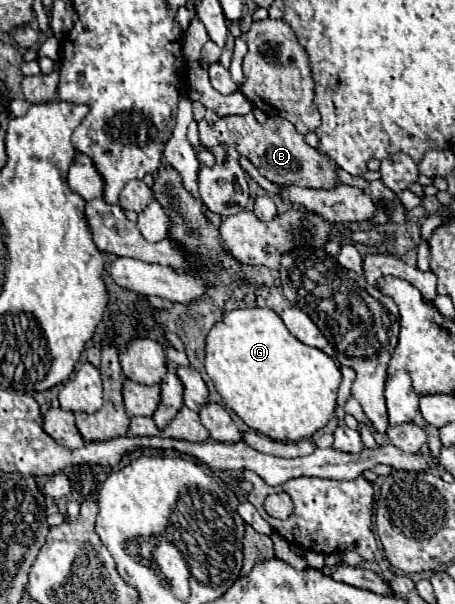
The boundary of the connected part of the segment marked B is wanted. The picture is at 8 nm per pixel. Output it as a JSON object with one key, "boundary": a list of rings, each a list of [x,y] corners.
{"boundary":[[[253,112],[245,116],[227,116],[219,118],[215,126],[207,124],[205,120],[199,122],[199,140],[203,146],[211,148],[215,144],[233,144],[237,152],[253,162],[253,166],[273,184],[295,184],[305,188],[335,188],[339,186],[337,180],[337,164],[329,160],[329,156],[317,152],[305,142],[305,136],[297,132],[297,128],[281,118],[273,116],[267,118],[263,124],[255,120]]]}

